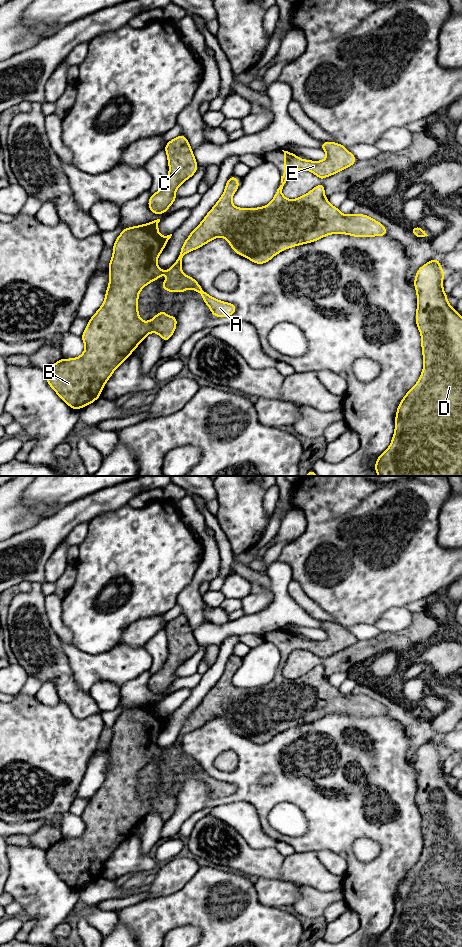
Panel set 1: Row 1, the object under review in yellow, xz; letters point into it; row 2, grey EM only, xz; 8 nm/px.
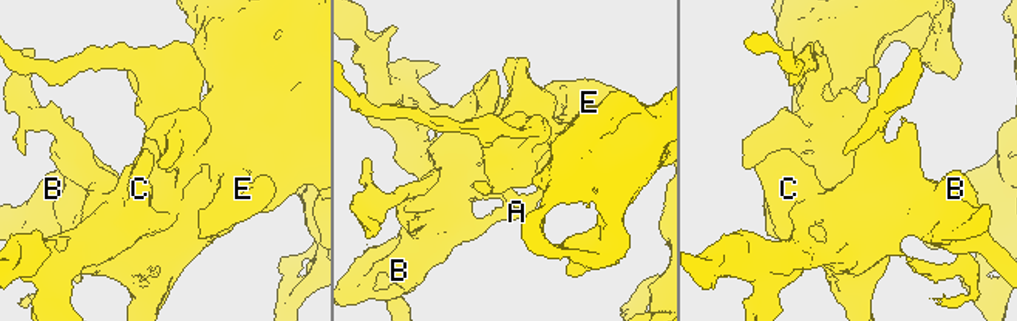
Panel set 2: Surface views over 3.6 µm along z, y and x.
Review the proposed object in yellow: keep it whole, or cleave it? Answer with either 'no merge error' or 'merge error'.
no merge error

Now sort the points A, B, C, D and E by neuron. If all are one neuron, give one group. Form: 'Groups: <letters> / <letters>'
Groups: A B C D E

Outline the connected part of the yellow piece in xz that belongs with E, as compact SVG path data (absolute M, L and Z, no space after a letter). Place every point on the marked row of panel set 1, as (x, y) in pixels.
M322 142L321 149L327 153L327 158L322 161L304 160L291 152L282 150L284 152L282 184L277 189L273 200L260 208L237 208L232 204L232 197L239 188L239 180L234 175L231 176L220 199L202 222L190 233L183 243L176 262L168 270L161 270L157 265L159 255L172 236L170 234L164 237L159 234L158 223L160 219L124 228L112 248L113 256L108 266L110 282L106 290L105 300L90 318L81 336L85 343L84 353L73 359L62 358L46 370L46 380L60 399L76 411L91 404L100 397L105 383L117 367L131 355L149 333L159 334L164 342L171 338L176 330L176 316L167 316L166 312L161 310L152 320L143 322L138 314L139 292L147 284L157 280L161 274L173 276L162 283L162 289L166 289L169 293L183 293L188 288L192 288L195 292L202 294L202 300L208 305L213 316L226 317L236 312L236 305L211 297L195 279L181 271L184 255L213 239L223 237L235 253L256 264L264 264L287 248L314 242L329 234L348 234L354 237L386 236L386 227L373 218L363 214L344 215L339 211L339 208L332 206L324 195L325 187L322 183L294 200L287 199L282 195L283 186L294 170L308 170L322 180L352 166L357 161L357 158L345 146L336 142Z

